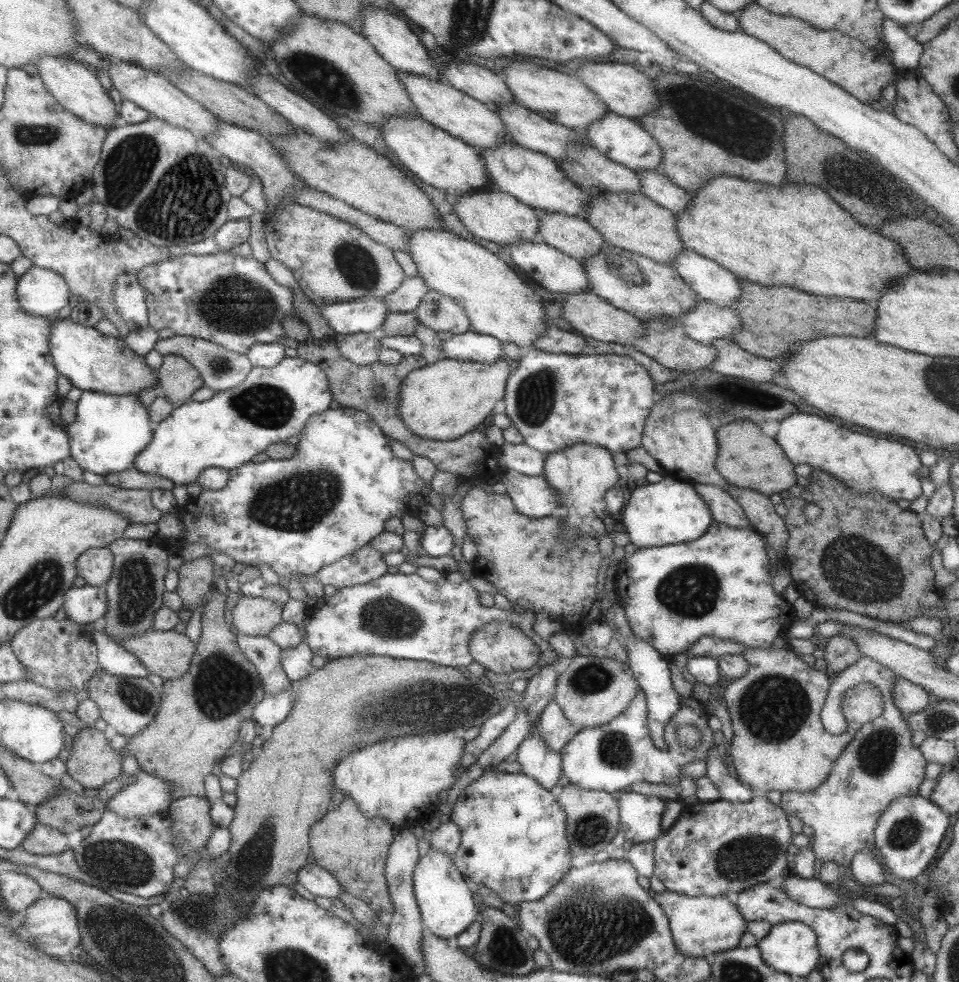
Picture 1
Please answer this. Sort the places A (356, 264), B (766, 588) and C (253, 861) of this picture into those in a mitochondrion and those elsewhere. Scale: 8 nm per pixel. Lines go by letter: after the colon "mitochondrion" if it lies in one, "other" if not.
A: mitochondrion
B: other
C: mitochondrion

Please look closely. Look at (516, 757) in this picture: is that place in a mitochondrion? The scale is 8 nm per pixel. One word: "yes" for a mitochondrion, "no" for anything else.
no

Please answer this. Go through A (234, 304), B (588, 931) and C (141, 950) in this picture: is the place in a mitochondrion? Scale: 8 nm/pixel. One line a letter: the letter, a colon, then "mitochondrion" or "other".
A: mitochondrion
B: mitochondrion
C: mitochondrion

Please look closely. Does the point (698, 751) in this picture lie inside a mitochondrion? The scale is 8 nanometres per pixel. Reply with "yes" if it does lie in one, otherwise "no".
no

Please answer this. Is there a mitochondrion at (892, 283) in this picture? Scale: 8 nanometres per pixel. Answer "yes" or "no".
no

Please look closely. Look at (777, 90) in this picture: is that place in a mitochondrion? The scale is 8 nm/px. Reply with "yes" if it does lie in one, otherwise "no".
no

